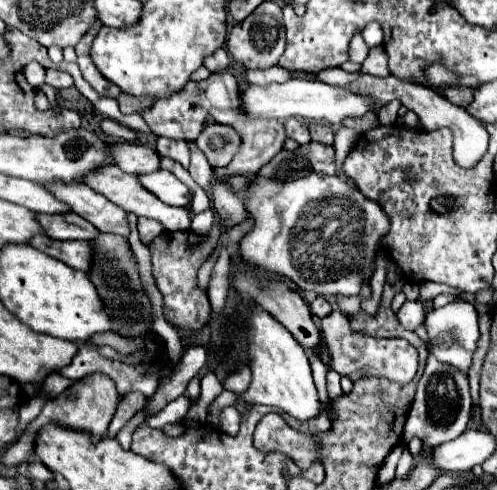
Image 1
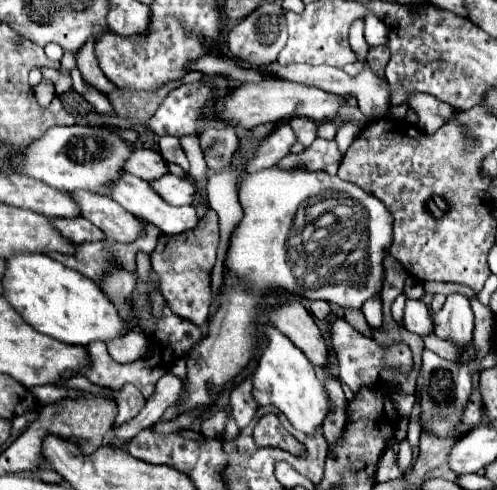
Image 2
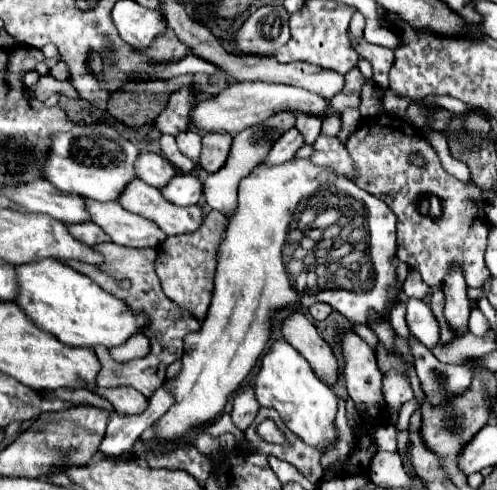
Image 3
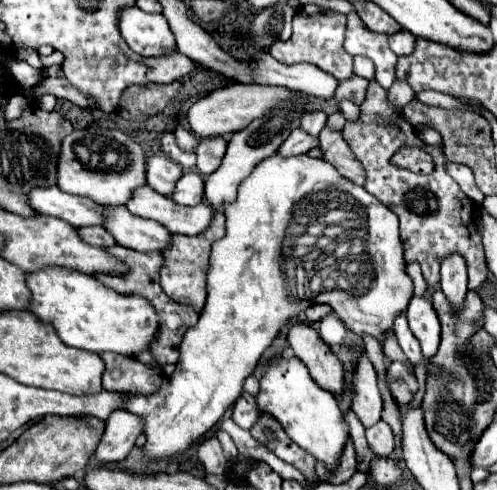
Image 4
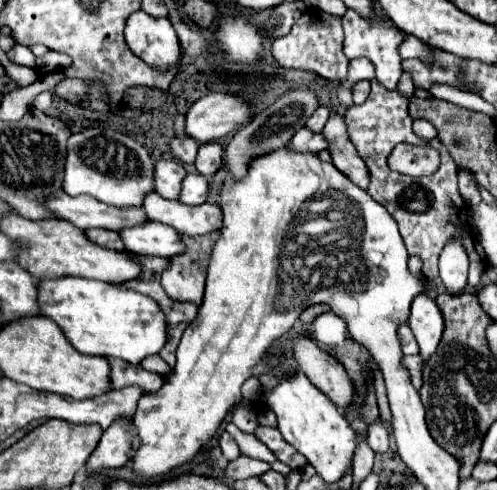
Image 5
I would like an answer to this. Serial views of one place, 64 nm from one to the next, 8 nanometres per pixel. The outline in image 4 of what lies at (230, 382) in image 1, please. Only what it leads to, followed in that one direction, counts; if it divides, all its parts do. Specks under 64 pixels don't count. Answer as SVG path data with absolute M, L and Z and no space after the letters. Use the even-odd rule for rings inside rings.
M244 392L244 394L236 400L236 404L234 404L232 420L234 420L240 428L250 430L250 428L256 424L258 416L260 416L260 408L258 408L256 400L254 400L250 394Z

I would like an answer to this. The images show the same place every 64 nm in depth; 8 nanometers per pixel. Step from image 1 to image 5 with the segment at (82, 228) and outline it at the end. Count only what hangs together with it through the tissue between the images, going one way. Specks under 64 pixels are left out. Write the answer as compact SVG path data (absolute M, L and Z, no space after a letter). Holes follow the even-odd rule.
M94 228L94 230L88 230L86 236L88 236L92 242L96 242L96 244L100 244L100 246L104 246L104 248L126 250L126 246L124 246L124 242L120 240L120 234L118 234L118 232L104 230L104 228Z

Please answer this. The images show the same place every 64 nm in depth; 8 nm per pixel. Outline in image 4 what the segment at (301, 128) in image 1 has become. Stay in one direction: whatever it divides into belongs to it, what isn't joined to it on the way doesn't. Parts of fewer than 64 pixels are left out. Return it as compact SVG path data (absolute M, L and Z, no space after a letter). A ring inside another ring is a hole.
M314 110L314 112L306 112L304 114L304 118L302 118L302 124L300 124L300 128L304 128L308 134L312 134L312 136L318 136L320 134L320 130L324 128L324 124L326 124L326 114L324 112L320 112L320 110Z

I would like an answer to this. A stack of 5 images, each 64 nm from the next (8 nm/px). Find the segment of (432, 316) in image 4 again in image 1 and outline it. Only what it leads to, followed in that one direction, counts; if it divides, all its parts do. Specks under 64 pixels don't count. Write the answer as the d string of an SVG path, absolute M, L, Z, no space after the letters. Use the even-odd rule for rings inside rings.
M406 300L404 306L400 308L400 312L396 314L400 324L406 328L406 330L416 330L418 326L424 326L424 316L426 316L426 308L422 302L410 302Z

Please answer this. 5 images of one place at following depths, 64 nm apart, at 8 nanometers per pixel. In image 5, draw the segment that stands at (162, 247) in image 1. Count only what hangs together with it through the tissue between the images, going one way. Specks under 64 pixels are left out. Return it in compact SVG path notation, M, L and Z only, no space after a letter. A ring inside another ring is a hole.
M220 232L184 236L186 254L172 258L170 268L162 274L162 286L172 300L194 304L202 302L212 244L218 240L218 236Z

